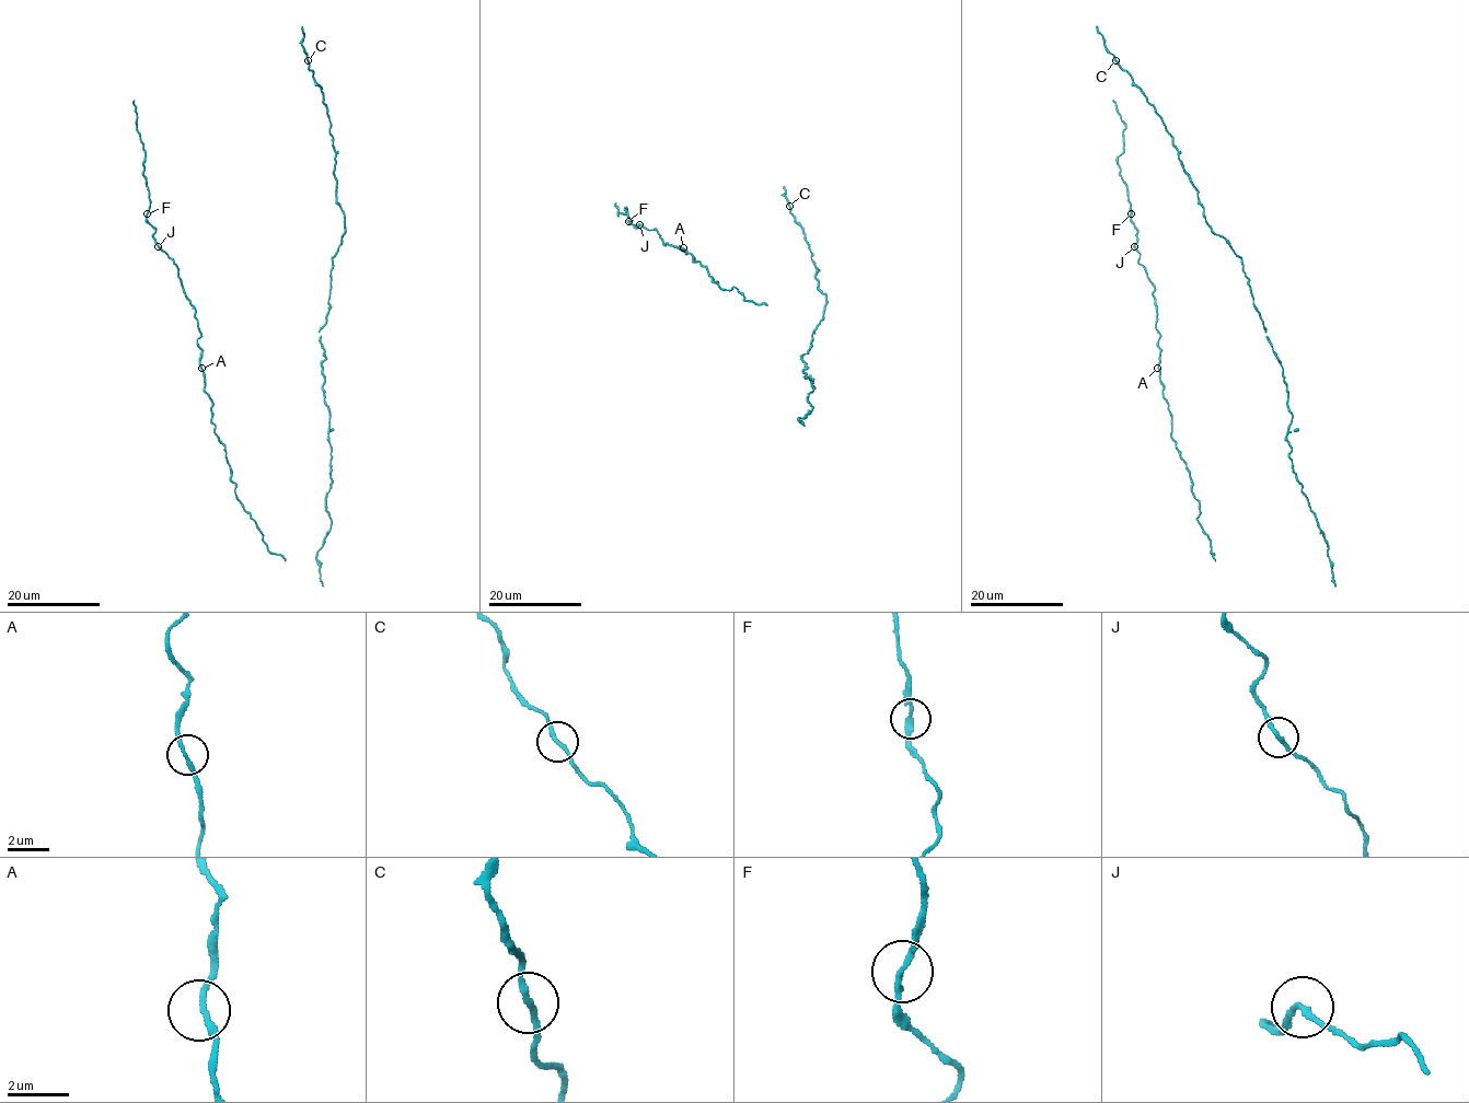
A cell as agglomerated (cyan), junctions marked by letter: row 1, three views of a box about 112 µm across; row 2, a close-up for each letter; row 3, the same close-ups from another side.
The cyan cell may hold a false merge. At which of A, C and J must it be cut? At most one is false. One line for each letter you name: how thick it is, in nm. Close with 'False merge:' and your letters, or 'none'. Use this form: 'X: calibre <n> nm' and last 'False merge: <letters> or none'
False merge: none

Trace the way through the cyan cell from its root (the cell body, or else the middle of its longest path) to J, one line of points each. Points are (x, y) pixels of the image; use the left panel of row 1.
J: (201, 368), (201, 349), (197, 341), (200, 333), (195, 308), (182, 286), (178, 267), (159, 246)

